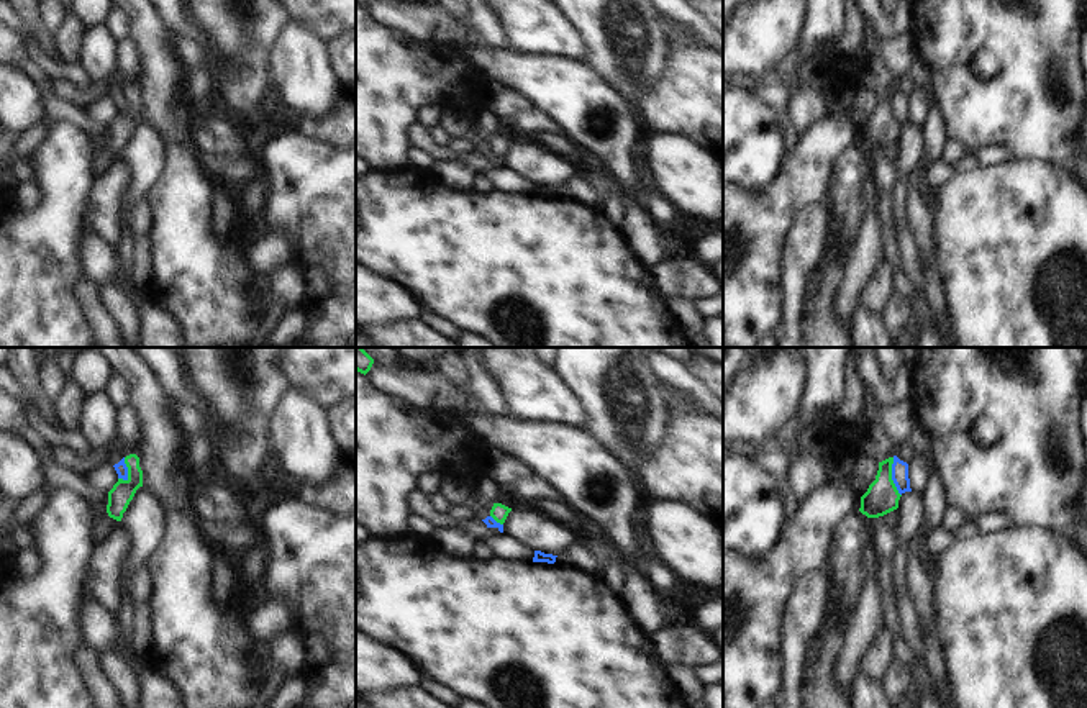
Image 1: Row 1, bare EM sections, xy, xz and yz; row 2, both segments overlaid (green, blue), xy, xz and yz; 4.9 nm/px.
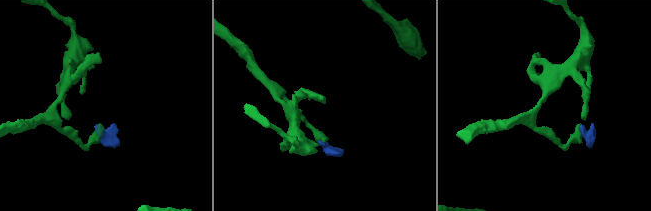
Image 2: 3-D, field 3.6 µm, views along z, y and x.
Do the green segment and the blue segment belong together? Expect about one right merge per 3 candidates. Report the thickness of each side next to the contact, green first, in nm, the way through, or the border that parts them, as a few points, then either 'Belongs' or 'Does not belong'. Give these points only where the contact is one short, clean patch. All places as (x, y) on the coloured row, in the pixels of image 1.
Thickness 160 nm (green) against 80 nm. Boundary: yz (892, 458), (892, 482), (900, 495). Does not belong.

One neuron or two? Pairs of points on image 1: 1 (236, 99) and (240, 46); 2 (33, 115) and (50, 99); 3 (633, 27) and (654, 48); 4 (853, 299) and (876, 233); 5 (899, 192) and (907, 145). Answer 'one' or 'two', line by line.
1: one
2: two
3: one
4: one
5: one

